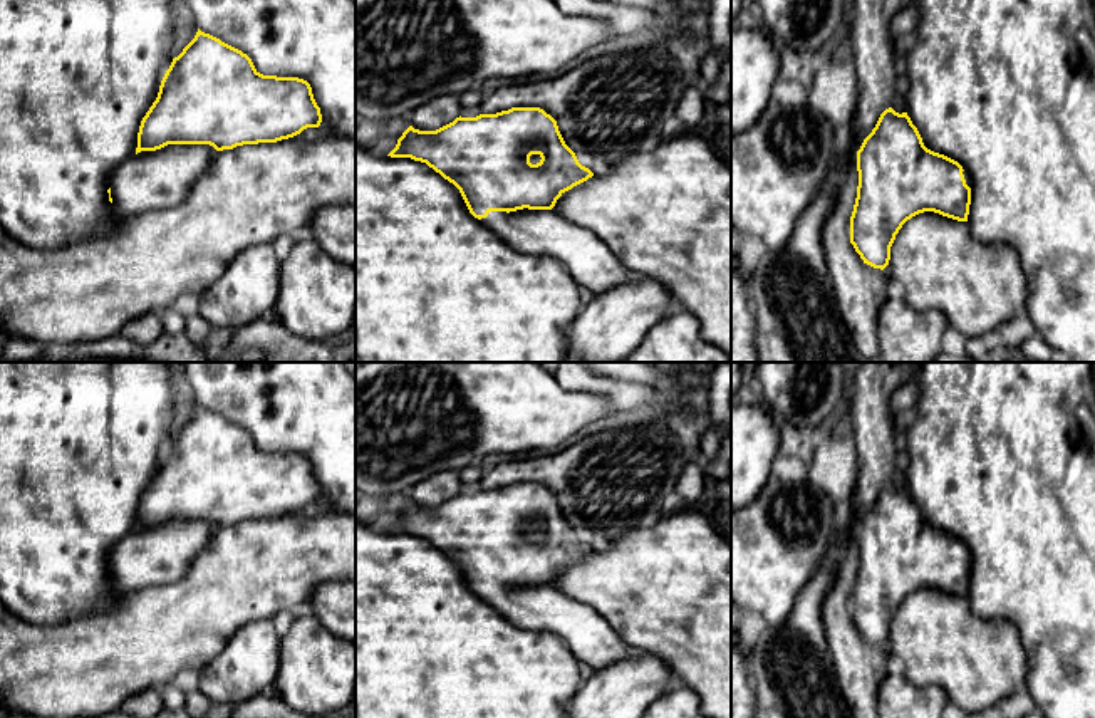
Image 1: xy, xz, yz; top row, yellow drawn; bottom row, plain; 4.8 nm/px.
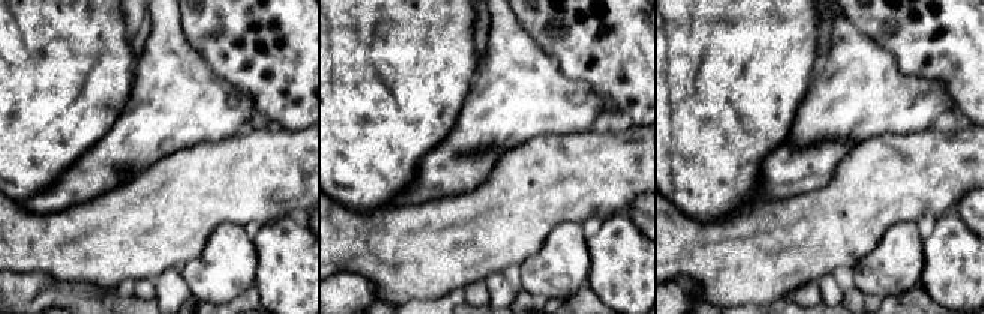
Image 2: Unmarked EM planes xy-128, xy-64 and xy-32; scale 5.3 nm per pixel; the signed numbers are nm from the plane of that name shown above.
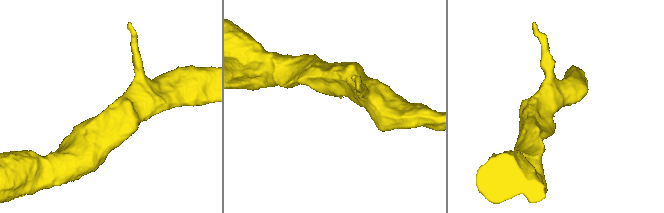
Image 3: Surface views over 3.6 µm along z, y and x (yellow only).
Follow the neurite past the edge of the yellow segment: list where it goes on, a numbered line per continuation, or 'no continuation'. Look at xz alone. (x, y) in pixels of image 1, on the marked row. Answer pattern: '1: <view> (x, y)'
1: xz (587, 259)

